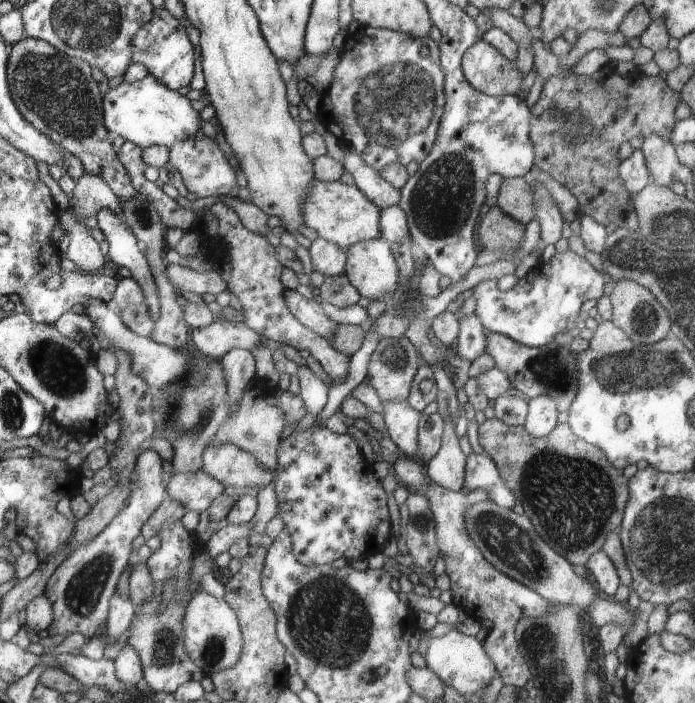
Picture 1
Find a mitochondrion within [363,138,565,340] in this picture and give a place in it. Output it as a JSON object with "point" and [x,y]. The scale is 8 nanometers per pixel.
{"point":[440,202]}

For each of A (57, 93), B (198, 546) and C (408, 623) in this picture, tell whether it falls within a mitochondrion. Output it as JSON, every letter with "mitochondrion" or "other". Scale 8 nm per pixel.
{"A":"mitochondrion","B":"other","C":"other"}

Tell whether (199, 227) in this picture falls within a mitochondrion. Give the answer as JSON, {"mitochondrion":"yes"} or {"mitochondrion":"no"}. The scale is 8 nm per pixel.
{"mitochondrion":"no"}

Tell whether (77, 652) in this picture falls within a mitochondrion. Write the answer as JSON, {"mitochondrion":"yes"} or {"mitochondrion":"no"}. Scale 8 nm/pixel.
{"mitochondrion":"no"}

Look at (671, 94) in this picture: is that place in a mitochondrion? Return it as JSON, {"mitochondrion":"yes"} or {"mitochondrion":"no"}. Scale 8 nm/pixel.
{"mitochondrion":"no"}

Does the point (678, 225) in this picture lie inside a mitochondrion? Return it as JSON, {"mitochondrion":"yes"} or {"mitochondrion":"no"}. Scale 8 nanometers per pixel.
{"mitochondrion":"yes"}

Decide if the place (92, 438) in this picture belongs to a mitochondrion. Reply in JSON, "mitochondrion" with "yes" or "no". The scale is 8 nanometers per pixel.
{"mitochondrion":"no"}

